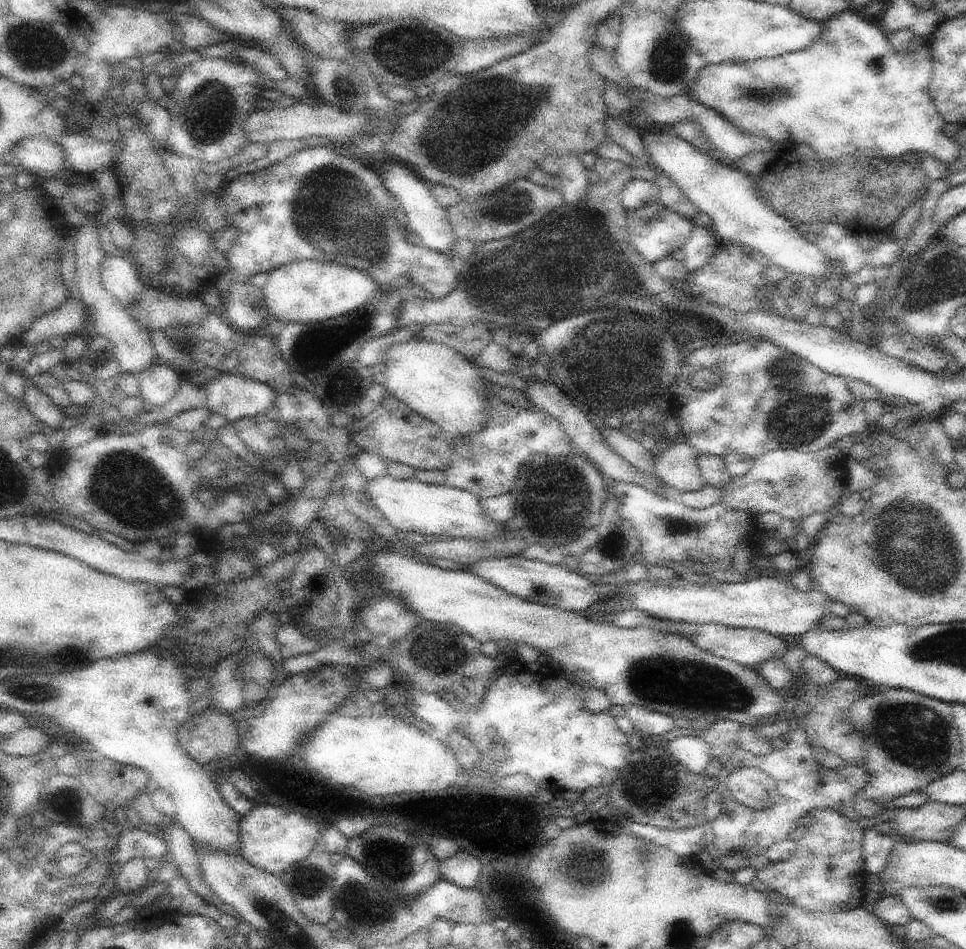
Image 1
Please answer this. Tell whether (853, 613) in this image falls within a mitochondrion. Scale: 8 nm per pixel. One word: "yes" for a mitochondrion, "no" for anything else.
no

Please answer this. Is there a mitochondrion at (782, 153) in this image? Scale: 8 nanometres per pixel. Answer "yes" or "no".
no

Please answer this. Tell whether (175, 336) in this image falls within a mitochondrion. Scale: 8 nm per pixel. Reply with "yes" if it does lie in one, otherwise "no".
yes

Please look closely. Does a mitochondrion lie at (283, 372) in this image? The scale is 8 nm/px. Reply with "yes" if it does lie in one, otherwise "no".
no

